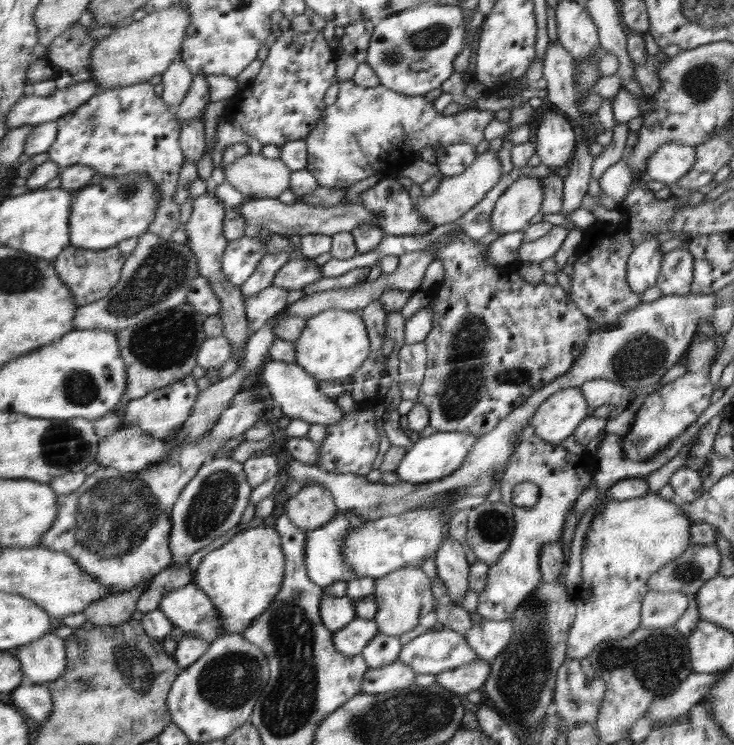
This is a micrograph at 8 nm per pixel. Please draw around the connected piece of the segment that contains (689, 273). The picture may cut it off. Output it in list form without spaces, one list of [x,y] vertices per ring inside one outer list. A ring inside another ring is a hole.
[[[685,243],[682,248],[665,254],[656,285],[662,291],[662,295],[690,293],[696,260],[687,248]]]

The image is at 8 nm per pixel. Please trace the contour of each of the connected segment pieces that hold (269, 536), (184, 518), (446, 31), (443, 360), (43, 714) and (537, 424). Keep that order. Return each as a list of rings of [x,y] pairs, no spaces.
[[[262,524],[255,528],[242,528],[235,532],[233,537],[220,548],[206,554],[195,571],[191,582],[200,587],[204,593],[214,601],[214,607],[218,609],[218,617],[224,623],[226,634],[242,633],[252,626],[254,618],[264,613],[270,602],[276,598],[278,590],[282,588],[284,580],[284,551],[280,542],[280,535],[275,528]]]
[[[220,458],[220,460],[209,460],[202,465],[190,482],[184,486],[182,493],[178,496],[178,506],[174,507],[174,538],[169,540],[170,550],[174,550],[174,565],[184,566],[192,554],[210,544],[214,539],[220,538],[228,530],[235,530],[236,524],[240,522],[240,516],[244,508],[248,506],[252,487],[246,482],[246,474],[242,463],[234,458]]]
[[[422,2],[412,8],[385,17],[375,26],[370,38],[366,60],[376,71],[380,85],[390,87],[407,95],[425,95],[439,88],[440,84],[452,74],[452,64],[464,46],[464,12],[458,5],[440,2]]]
[[[462,232],[442,234],[436,242],[428,244],[425,247],[424,252],[432,249],[437,245],[437,252],[433,258],[435,260],[442,261],[444,270],[444,280],[440,285],[440,290],[436,294],[436,298],[432,298],[427,307],[432,310],[432,326],[428,335],[423,340],[427,351],[427,362],[425,377],[420,387],[419,396],[416,397],[416,401],[424,403],[429,407],[430,422],[429,425],[432,428],[437,428],[440,432],[454,432],[460,431],[465,433],[476,433],[478,438],[482,435],[489,433],[490,430],[496,429],[498,422],[502,421],[502,418],[508,417],[514,410],[517,410],[522,404],[525,404],[533,396],[534,393],[538,393],[538,390],[542,389],[542,386],[546,386],[548,382],[553,382],[554,378],[565,374],[568,370],[572,369],[581,358],[584,350],[586,350],[586,340],[588,340],[588,320],[589,317],[578,309],[576,303],[573,300],[569,300],[568,294],[559,286],[550,286],[545,283],[529,284],[522,280],[522,276],[518,274],[518,270],[522,268],[522,263],[514,263],[512,265],[502,266],[502,262],[492,262],[488,264],[485,262],[485,257],[490,249],[490,245],[479,244],[476,239],[470,238],[467,234]]]
[[[32,683],[20,686],[20,689],[12,693],[12,698],[16,706],[30,714],[30,722],[34,722],[38,728],[48,721],[54,709],[52,694],[44,685]]]
[[[566,387],[548,397],[530,419],[531,431],[556,445],[585,420],[589,403],[579,387]]]

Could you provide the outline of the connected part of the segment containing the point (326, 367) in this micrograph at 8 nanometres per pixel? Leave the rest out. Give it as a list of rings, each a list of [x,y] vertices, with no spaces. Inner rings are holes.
[[[324,310],[306,319],[306,326],[294,344],[297,351],[294,364],[305,368],[317,380],[338,380],[354,374],[371,350],[362,316],[352,310]]]

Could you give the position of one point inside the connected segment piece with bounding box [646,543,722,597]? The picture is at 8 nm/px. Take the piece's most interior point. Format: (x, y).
(699, 563)

